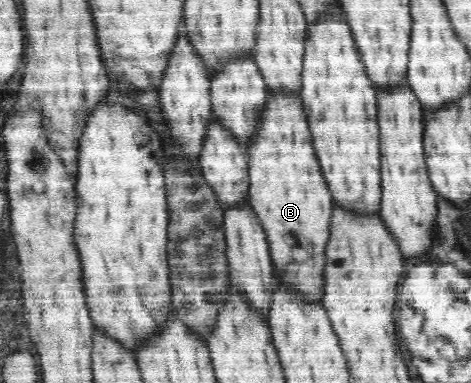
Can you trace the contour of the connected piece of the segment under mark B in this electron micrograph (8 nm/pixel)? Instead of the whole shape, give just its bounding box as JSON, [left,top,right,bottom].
[248,92,334,304]

